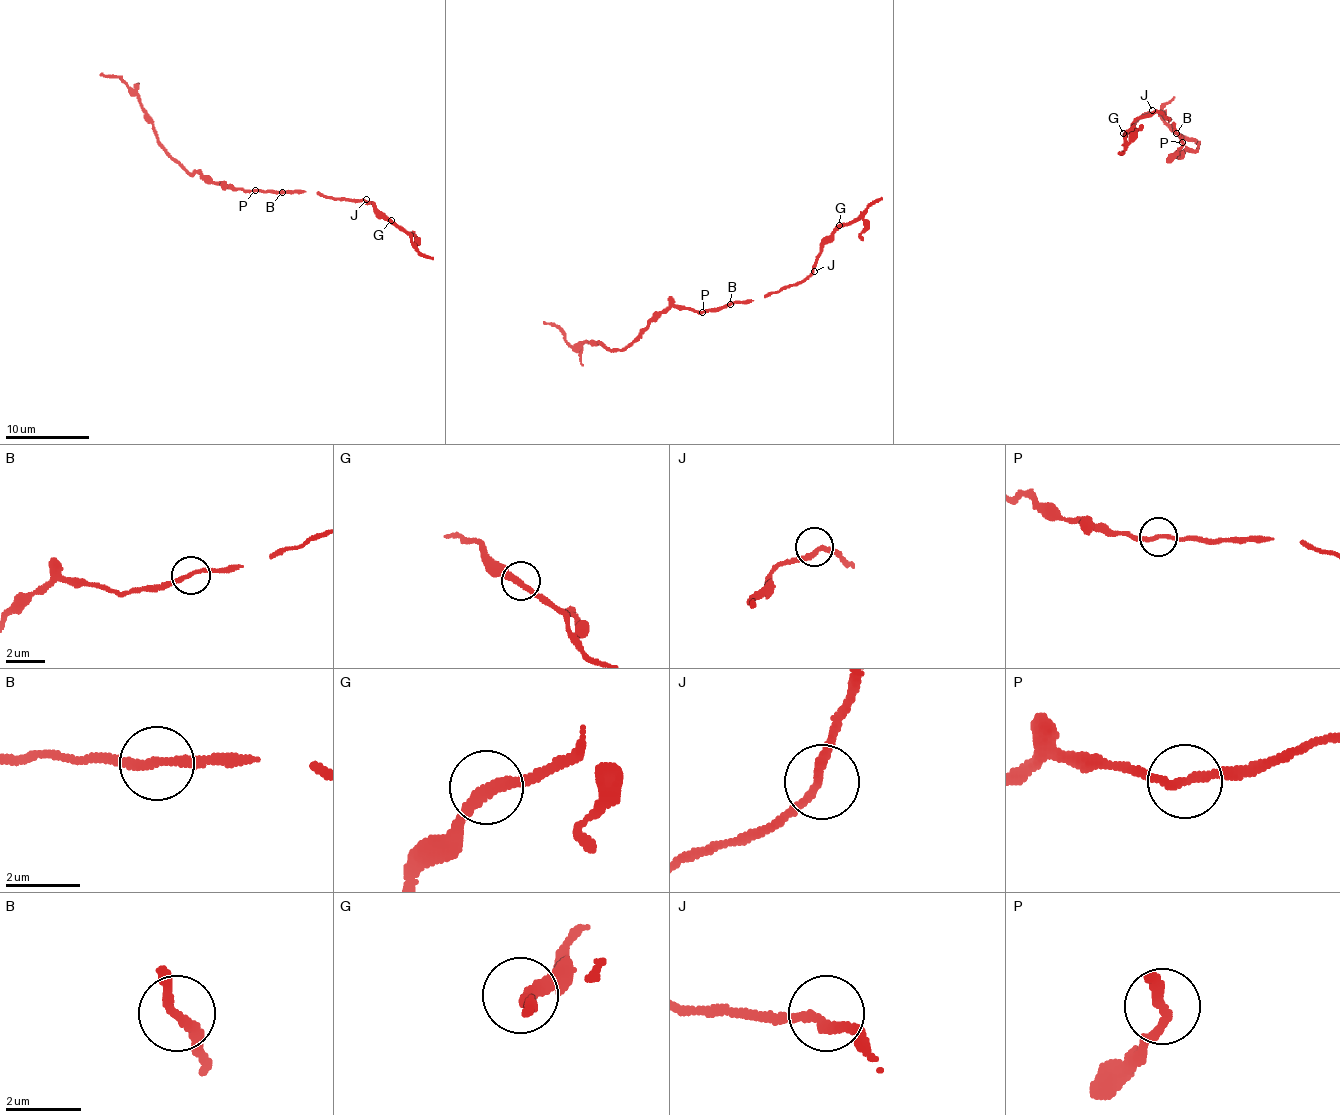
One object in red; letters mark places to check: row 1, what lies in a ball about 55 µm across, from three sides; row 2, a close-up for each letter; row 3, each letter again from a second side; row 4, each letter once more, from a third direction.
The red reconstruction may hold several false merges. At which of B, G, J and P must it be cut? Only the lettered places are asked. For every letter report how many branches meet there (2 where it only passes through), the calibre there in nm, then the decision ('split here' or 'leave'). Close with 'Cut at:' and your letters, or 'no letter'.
B: branches 2; calibre 200 nm; leave
G: branches 2; calibre 280 nm; leave
J: branches 2; calibre 220 nm; leave
P: branches 2; calibre 200 nm; split here
Cut at: P

